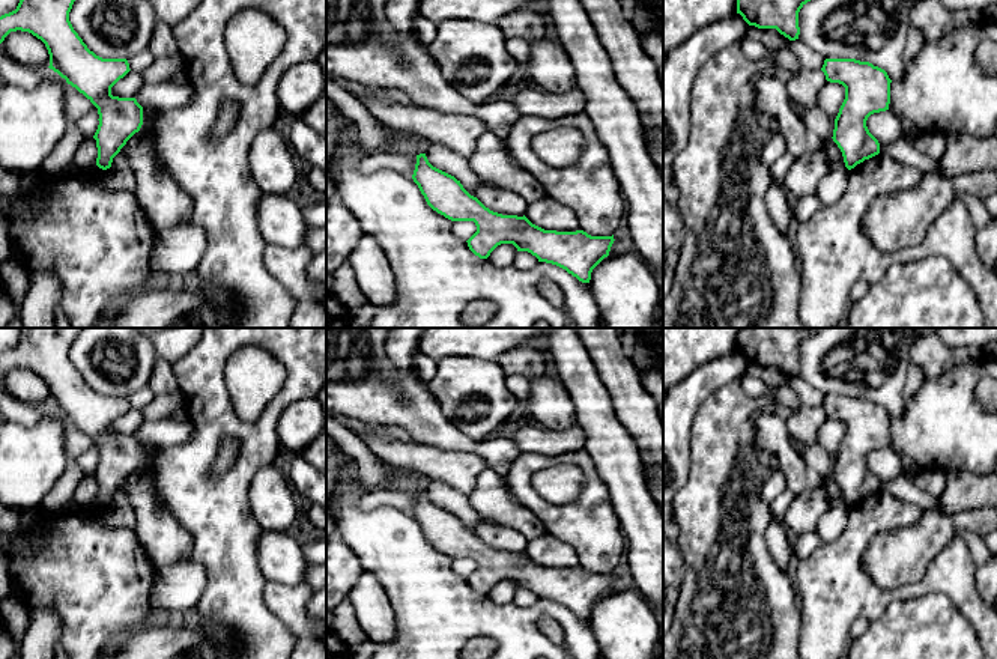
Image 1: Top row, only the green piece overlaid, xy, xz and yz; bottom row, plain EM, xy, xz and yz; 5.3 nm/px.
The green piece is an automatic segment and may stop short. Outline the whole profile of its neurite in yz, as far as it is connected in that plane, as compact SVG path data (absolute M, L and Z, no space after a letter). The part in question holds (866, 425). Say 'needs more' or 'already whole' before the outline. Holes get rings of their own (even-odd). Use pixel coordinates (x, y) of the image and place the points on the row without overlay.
already whole; M826 396L821 408L827 418L845 424L832 475L851 507L880 490L880 480L866 457L874 450L889 447L892 417L884 406L856 396Z

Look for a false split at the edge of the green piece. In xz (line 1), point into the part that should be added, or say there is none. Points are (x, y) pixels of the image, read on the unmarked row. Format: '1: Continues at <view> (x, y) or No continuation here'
1: No continuation here

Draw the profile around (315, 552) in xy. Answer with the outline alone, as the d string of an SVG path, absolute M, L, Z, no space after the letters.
M326 539L304 543L302 552L308 564L326 564Z

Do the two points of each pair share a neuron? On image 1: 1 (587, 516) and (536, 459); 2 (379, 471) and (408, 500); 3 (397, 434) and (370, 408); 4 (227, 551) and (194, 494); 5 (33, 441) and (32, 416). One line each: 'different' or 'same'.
1: same
2: different
3: different
4: same
5: different

